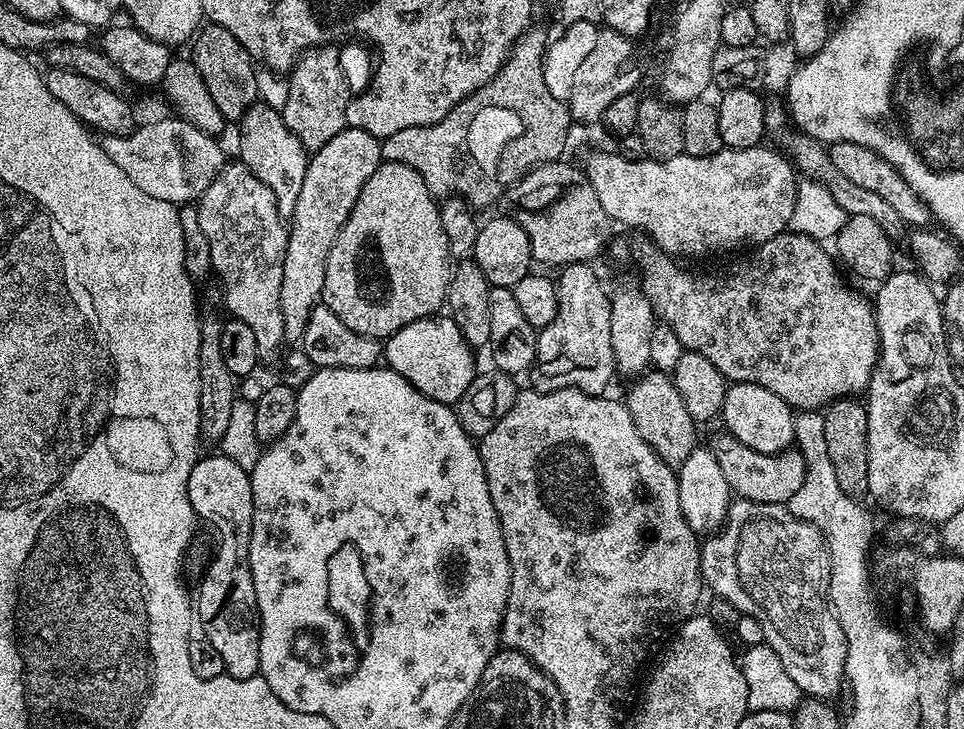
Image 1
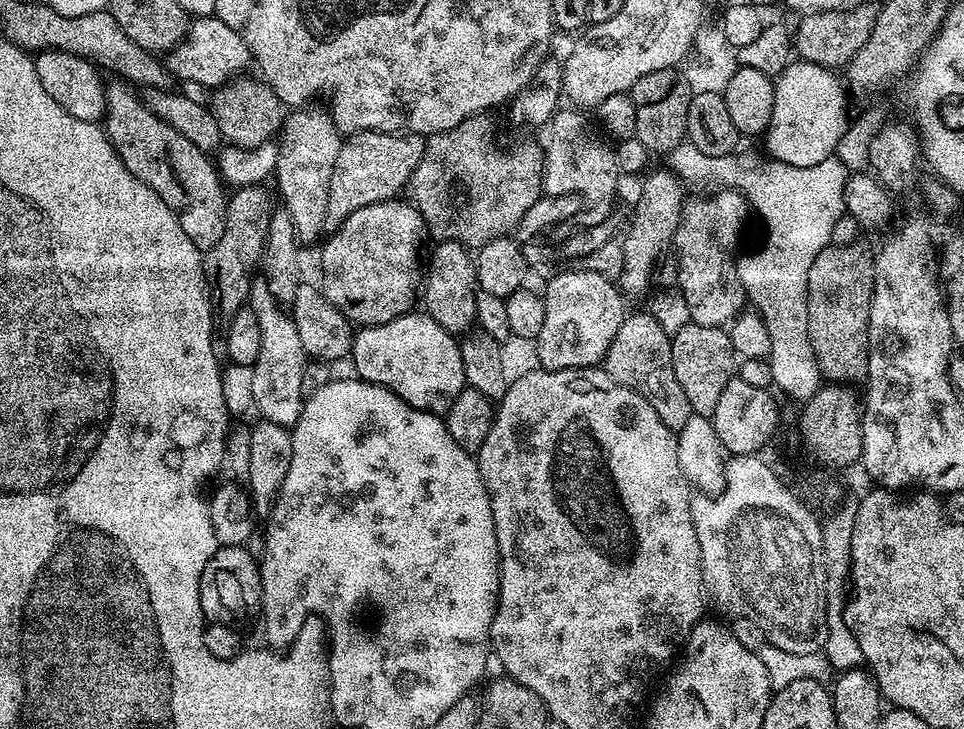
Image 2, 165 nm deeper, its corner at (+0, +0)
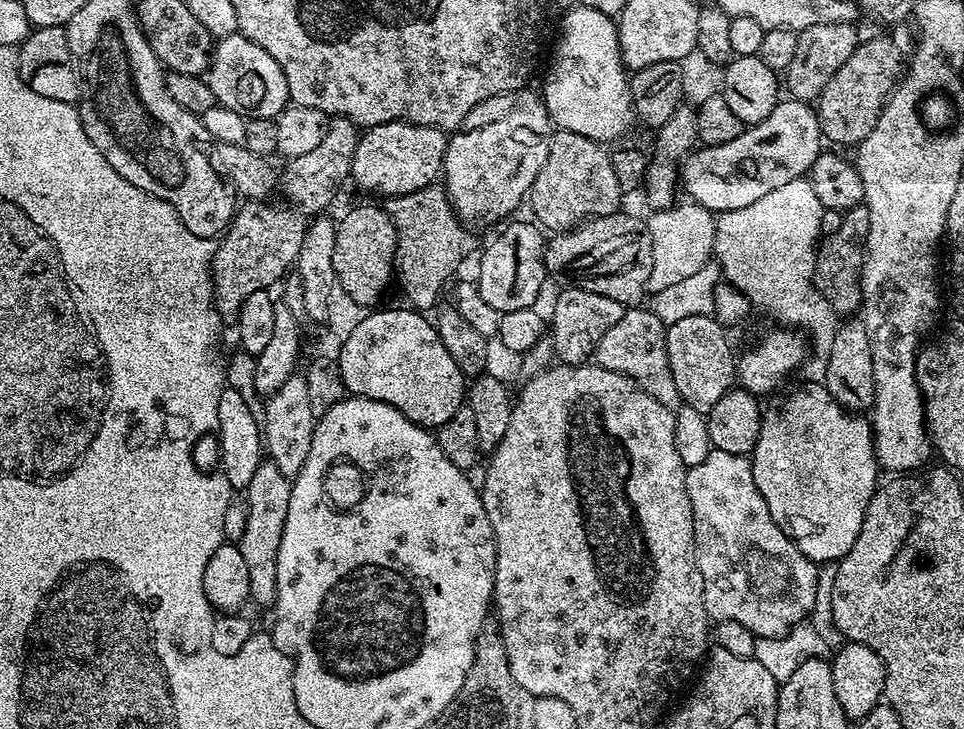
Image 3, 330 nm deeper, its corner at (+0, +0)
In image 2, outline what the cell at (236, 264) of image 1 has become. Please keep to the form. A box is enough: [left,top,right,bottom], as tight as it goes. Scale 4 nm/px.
[250,283,306,426]

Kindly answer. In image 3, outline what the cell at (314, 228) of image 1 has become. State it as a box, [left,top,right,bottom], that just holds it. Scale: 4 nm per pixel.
[351,120,448,198]

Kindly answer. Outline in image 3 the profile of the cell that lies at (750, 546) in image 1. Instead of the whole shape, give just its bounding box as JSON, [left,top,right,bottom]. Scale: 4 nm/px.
[686,448,818,637]

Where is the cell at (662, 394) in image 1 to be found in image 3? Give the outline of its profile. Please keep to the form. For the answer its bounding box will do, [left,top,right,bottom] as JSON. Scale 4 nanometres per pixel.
[594,306,682,410]

